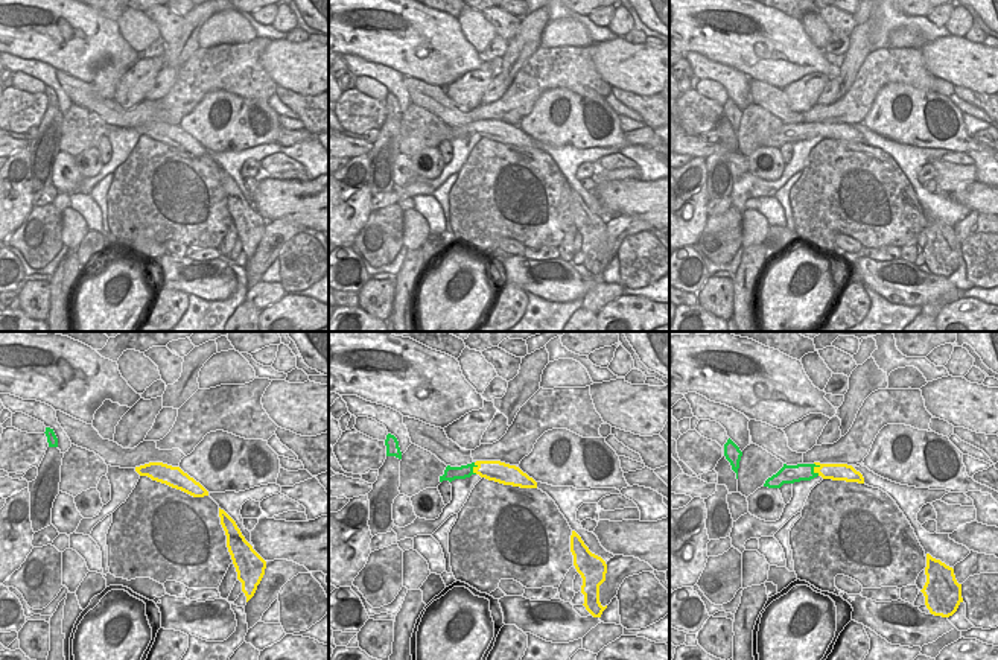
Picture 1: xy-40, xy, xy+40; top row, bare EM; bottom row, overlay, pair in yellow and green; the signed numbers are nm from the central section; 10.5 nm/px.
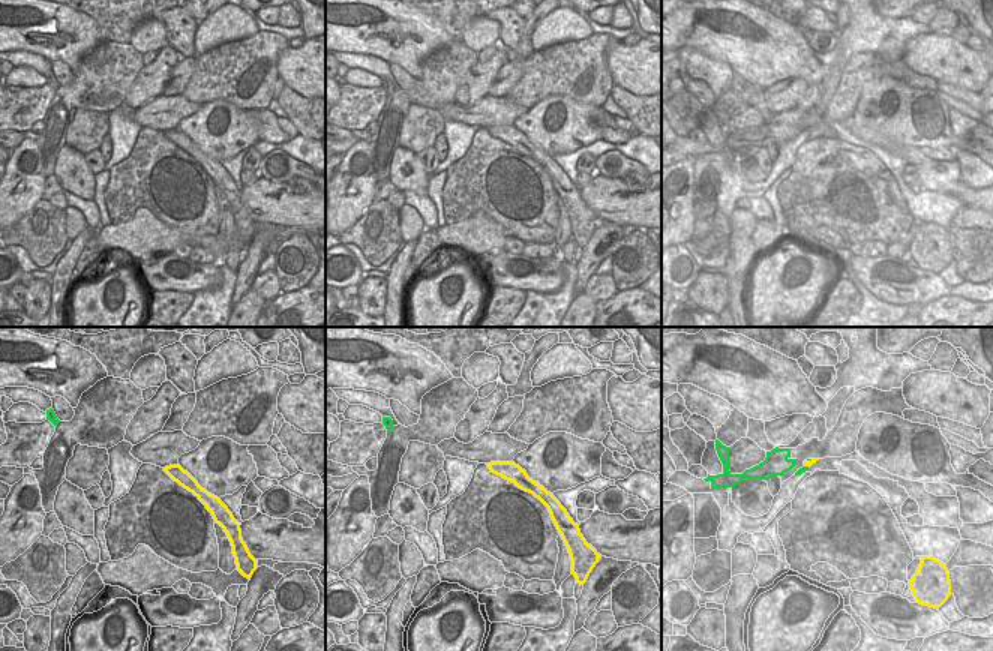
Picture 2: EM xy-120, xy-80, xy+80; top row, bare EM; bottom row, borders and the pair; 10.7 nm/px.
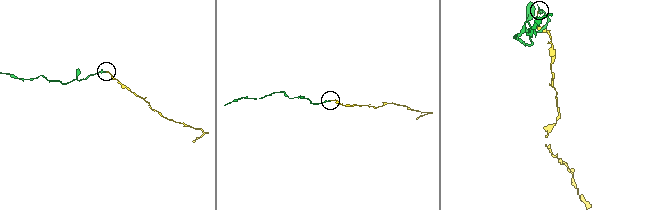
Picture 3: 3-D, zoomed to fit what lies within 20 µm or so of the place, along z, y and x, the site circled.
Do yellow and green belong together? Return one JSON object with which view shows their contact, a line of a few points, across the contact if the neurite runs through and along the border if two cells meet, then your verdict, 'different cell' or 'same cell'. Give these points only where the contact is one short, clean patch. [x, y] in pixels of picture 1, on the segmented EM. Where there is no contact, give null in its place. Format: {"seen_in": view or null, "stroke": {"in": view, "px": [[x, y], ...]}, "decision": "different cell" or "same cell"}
{"seen_in": "xy+40", "stroke": {"in": "xy+40", "px": [[814, 463], [814, 470], [819, 475]]}, "decision": "different cell"}

